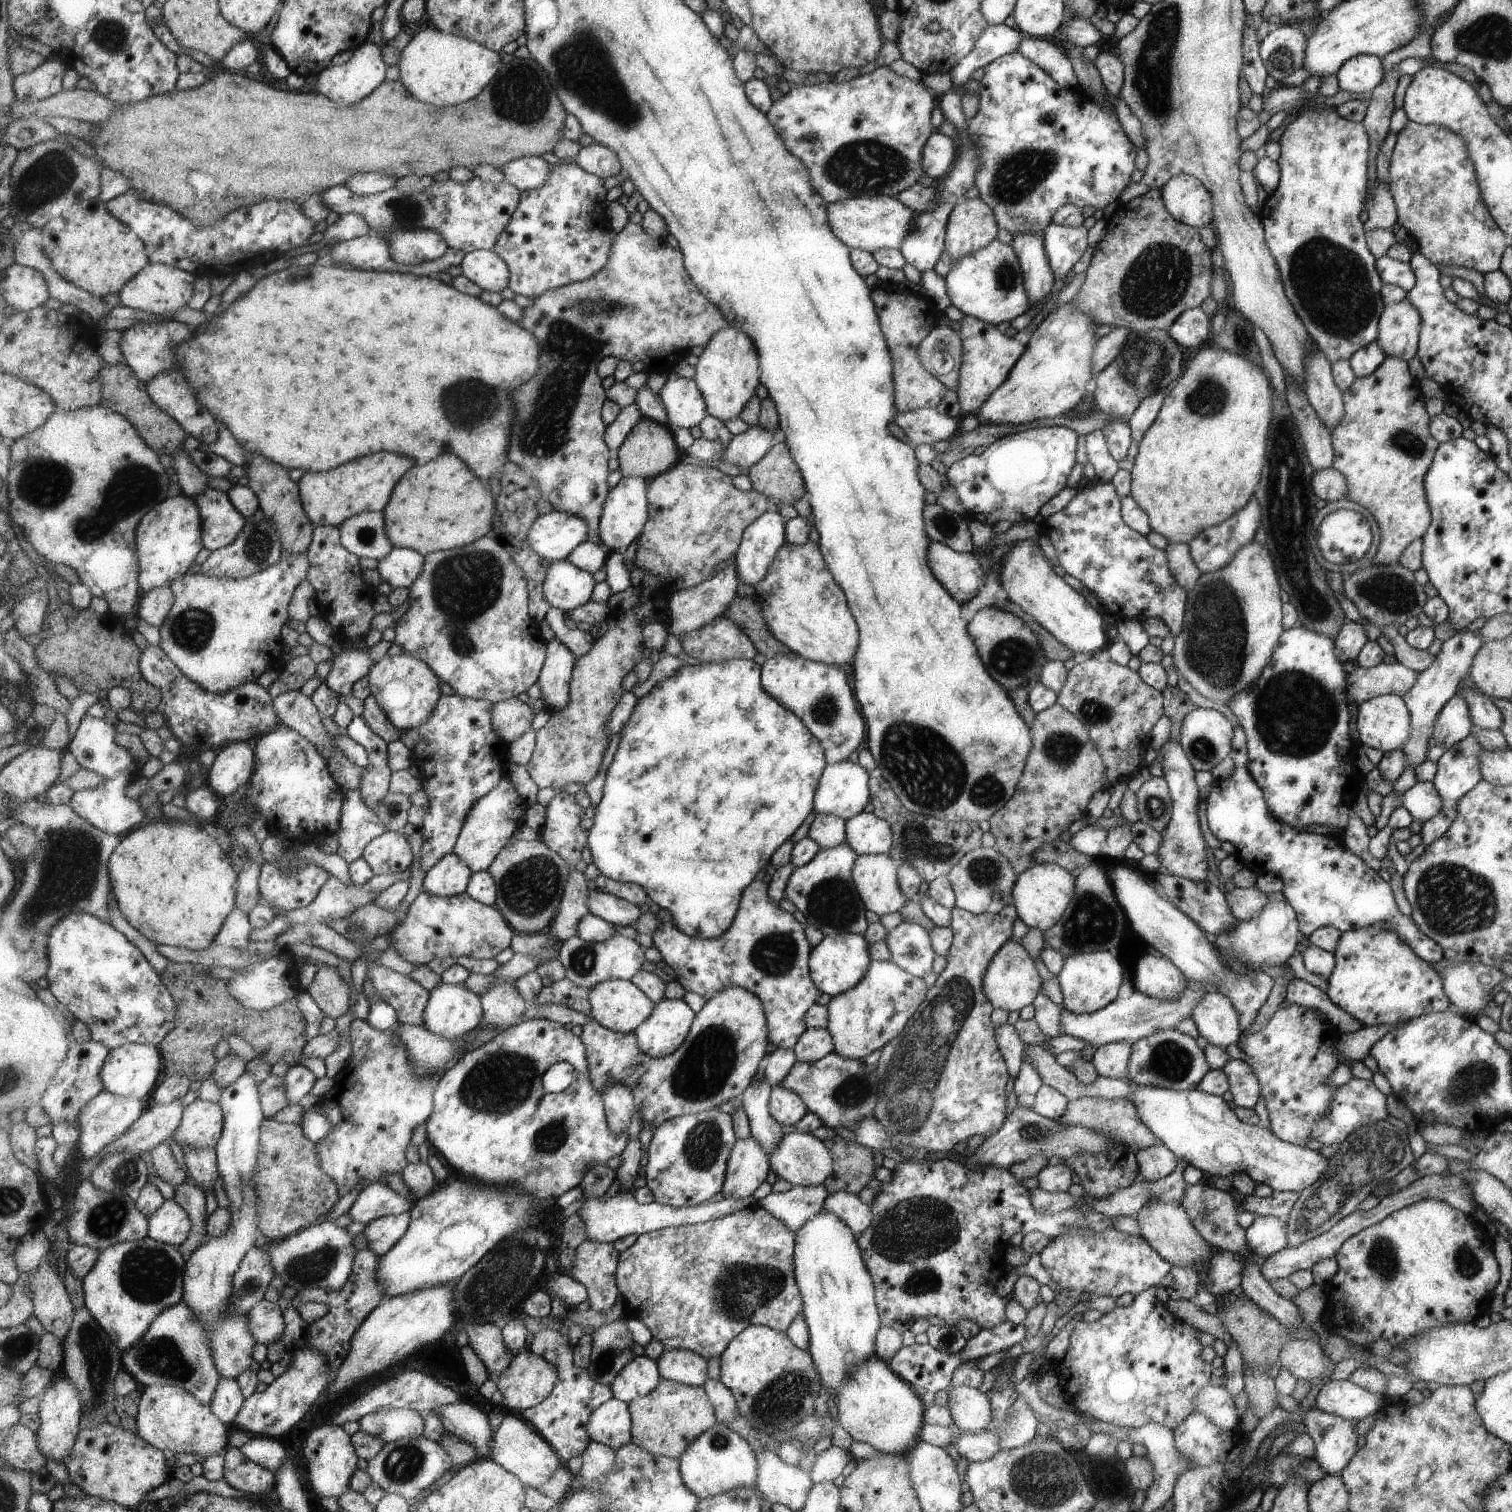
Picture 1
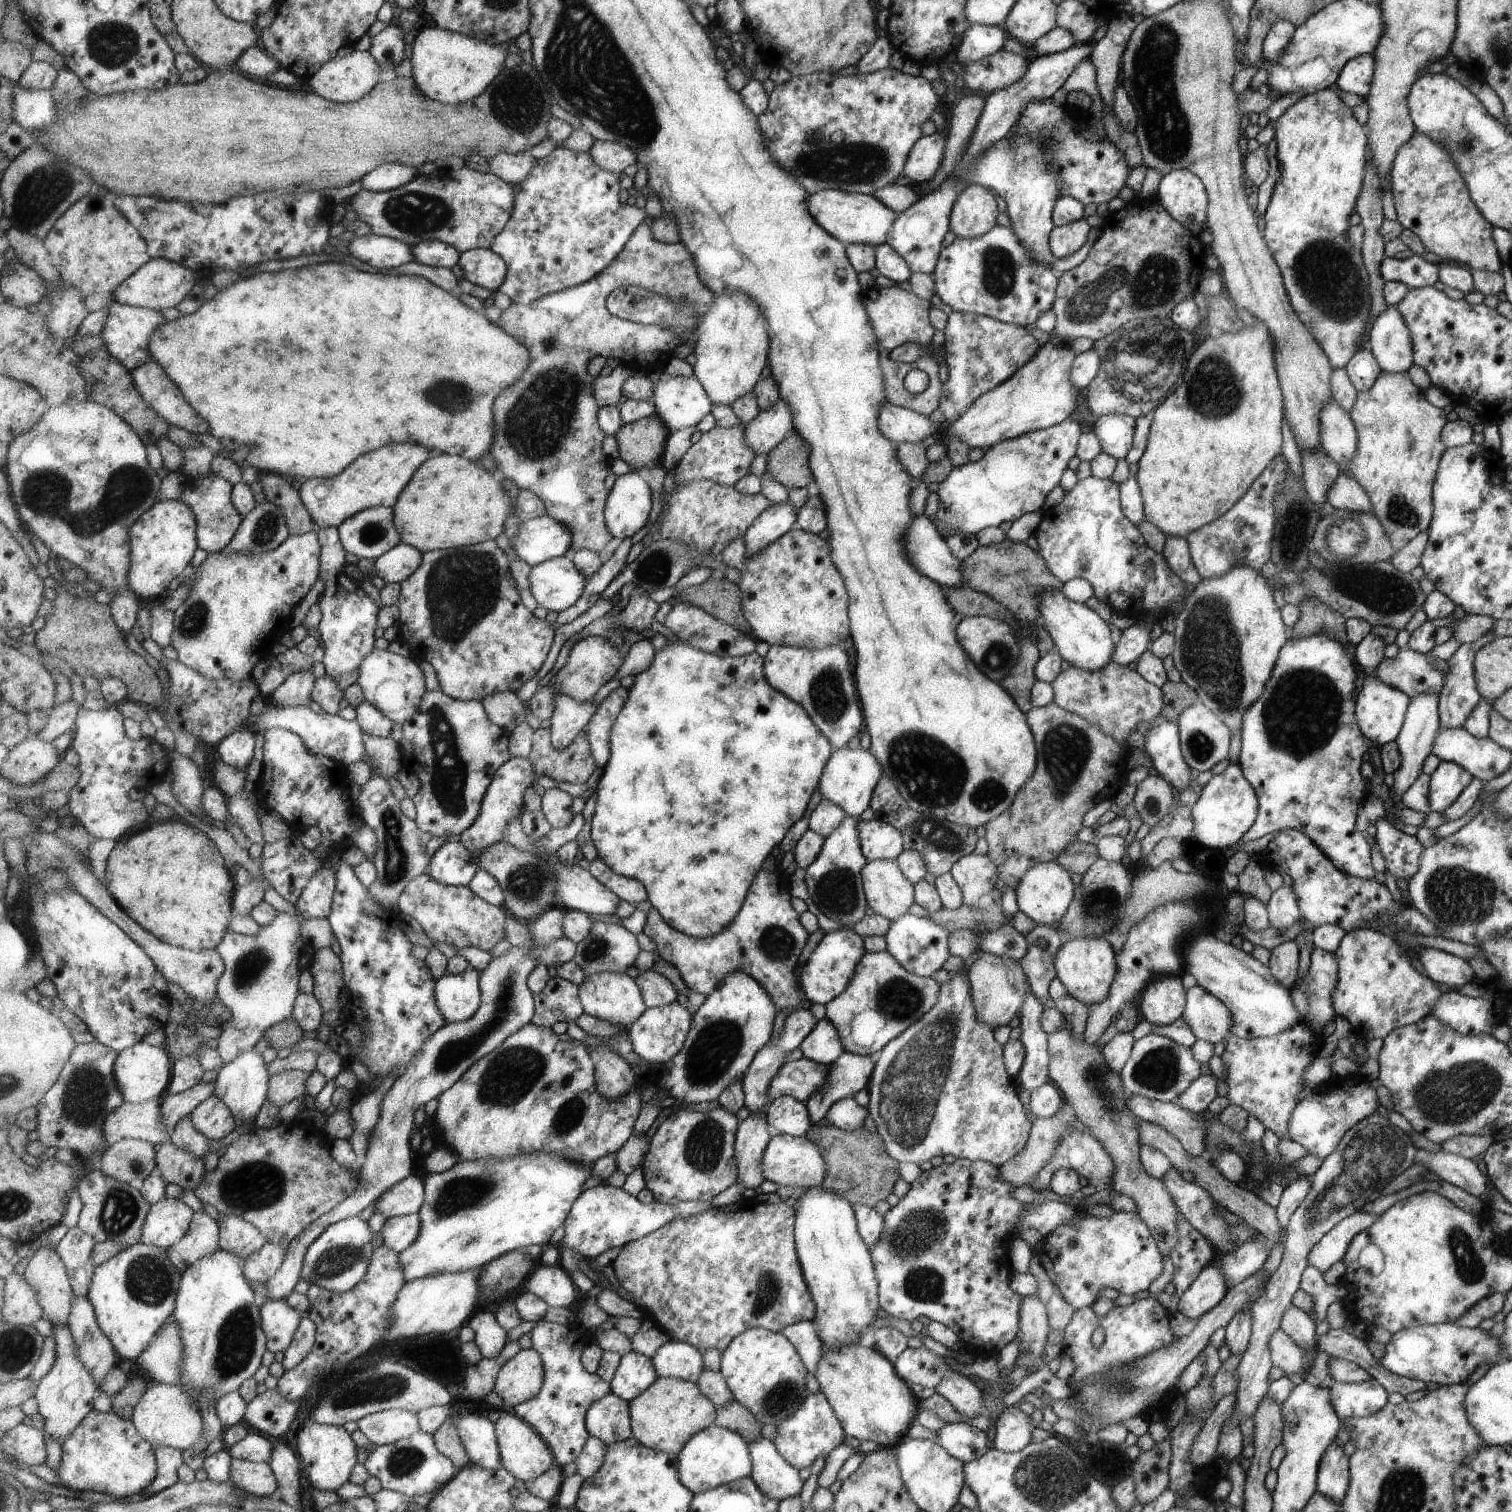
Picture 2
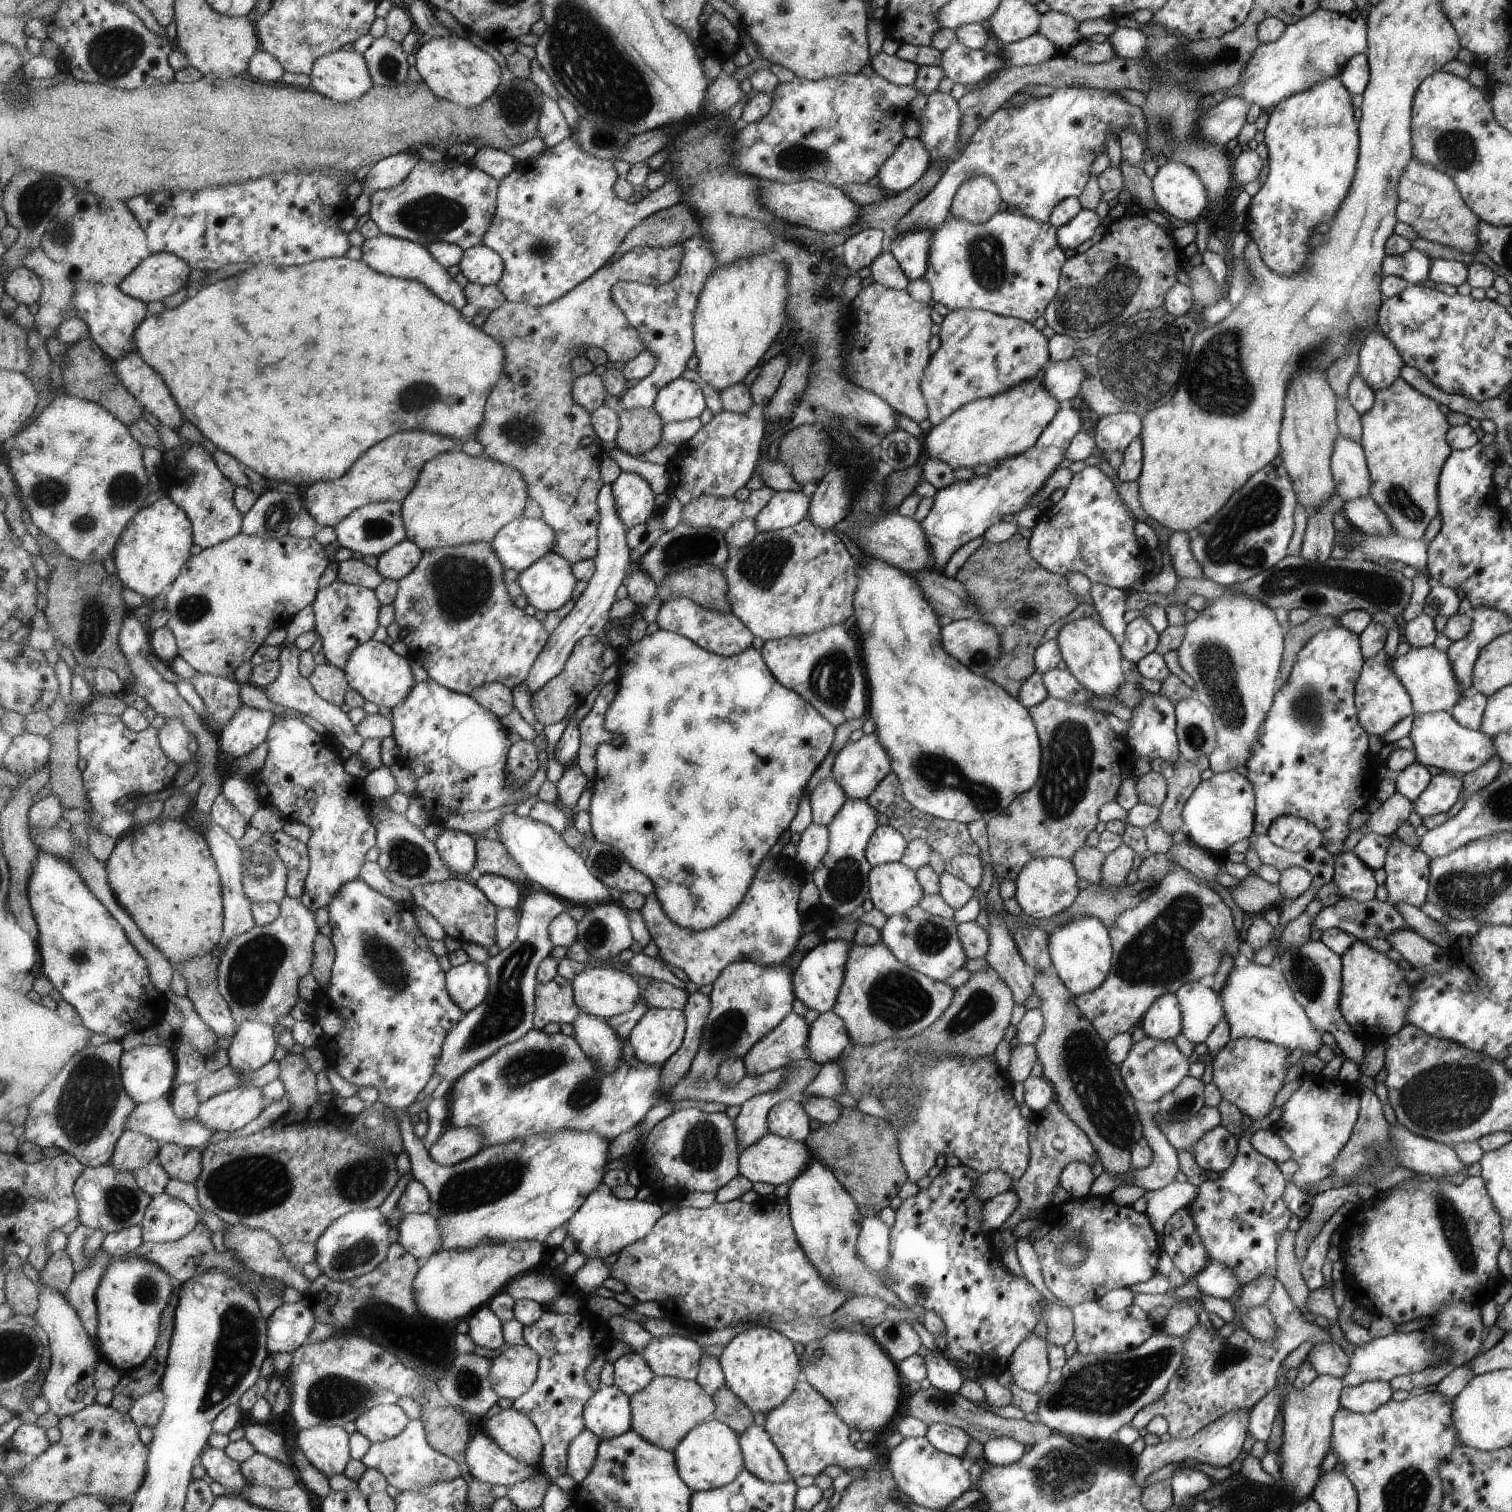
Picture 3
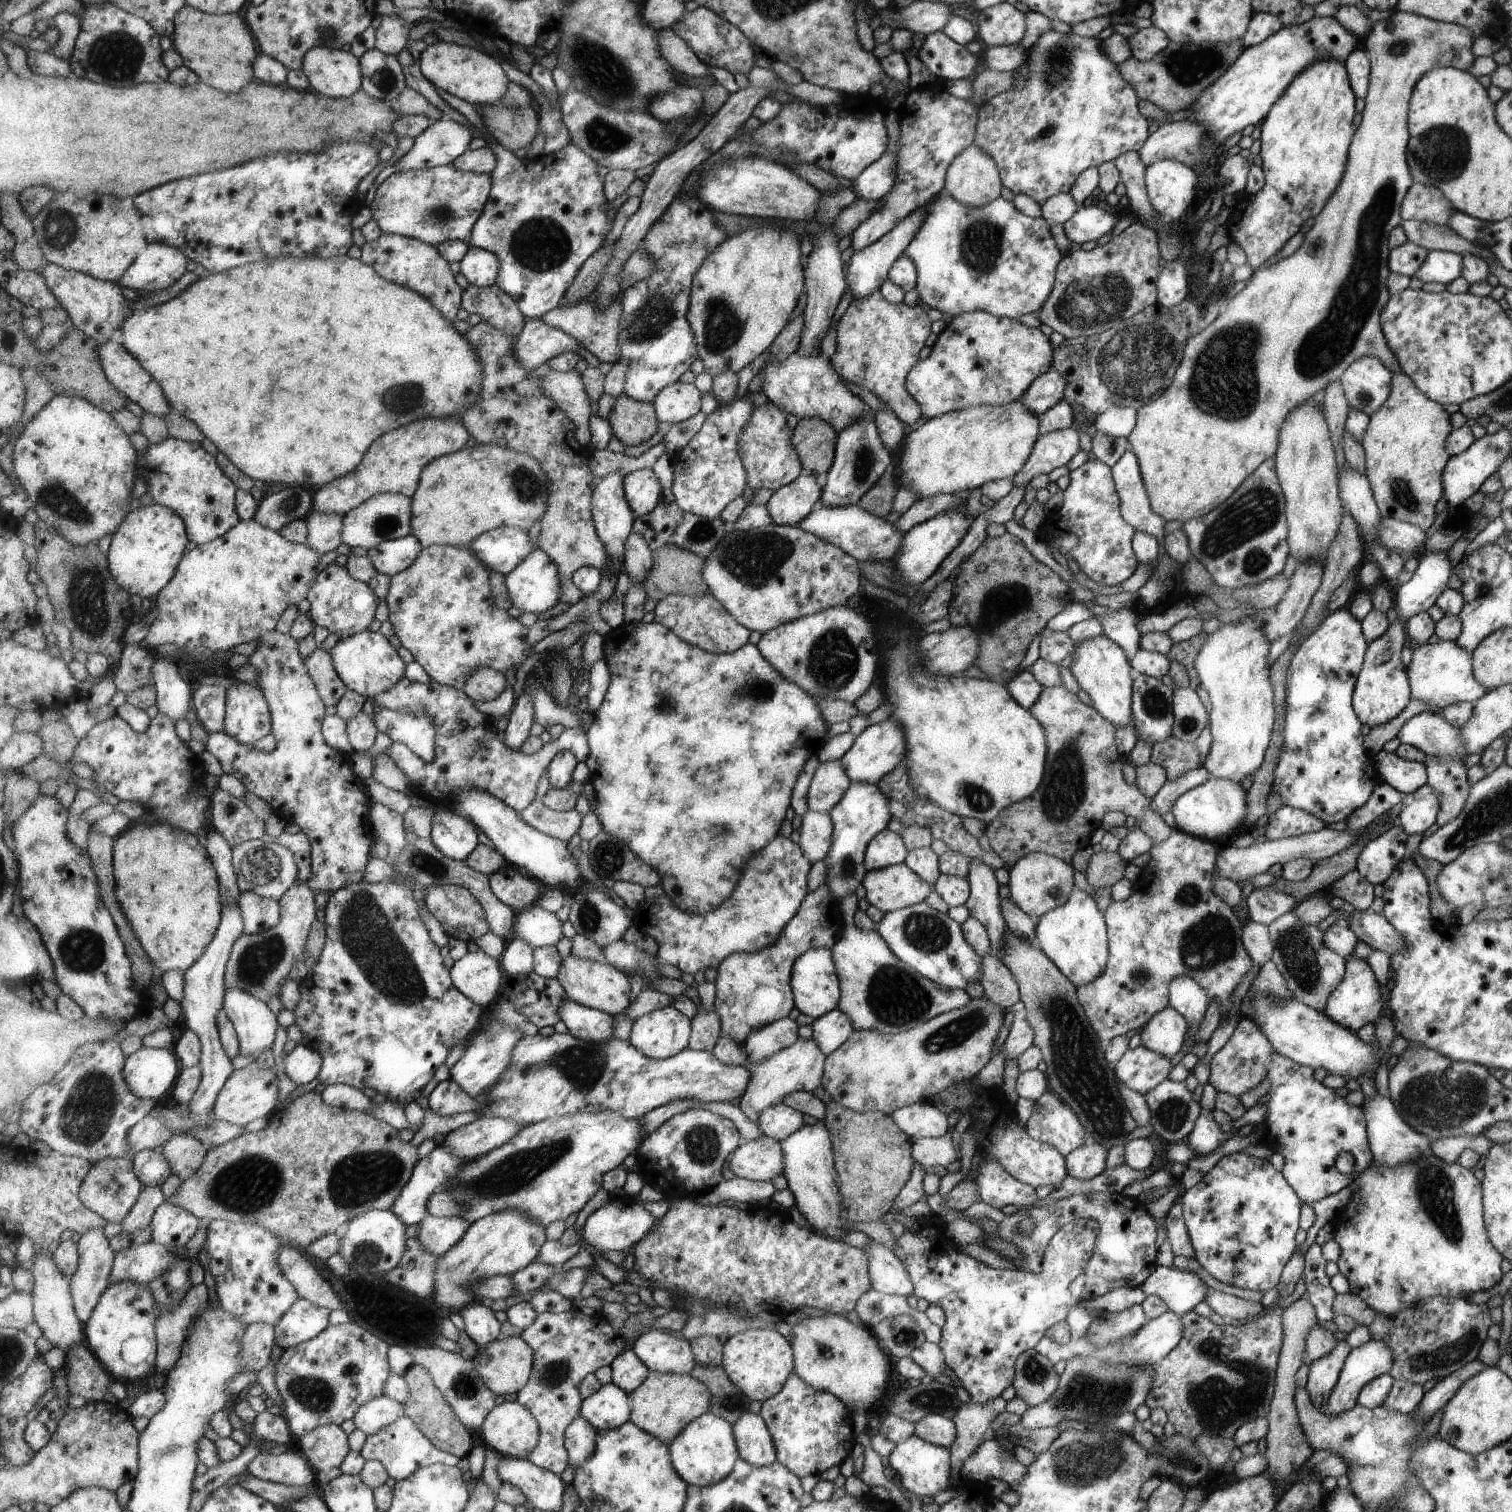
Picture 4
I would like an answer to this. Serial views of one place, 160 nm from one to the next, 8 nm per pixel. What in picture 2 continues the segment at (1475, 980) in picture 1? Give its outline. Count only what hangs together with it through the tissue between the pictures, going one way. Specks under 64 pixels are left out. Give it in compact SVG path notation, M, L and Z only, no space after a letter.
M1428 947L1420 948L1417 954L1425 974L1436 983L1457 991L1475 980L1473 969L1465 959Z

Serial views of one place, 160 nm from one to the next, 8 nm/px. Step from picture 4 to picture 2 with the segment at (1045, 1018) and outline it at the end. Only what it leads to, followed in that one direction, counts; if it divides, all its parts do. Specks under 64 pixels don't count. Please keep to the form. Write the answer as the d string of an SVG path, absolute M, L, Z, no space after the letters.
M1068 1024L1055 1031L1048 1033L1046 1040L1046 1049L1048 1052L1048 1078L1059 1090L1063 1102L1069 1104L1073 1114L1081 1122L1086 1132L1089 1132L1093 1138L1100 1142L1100 1145L1106 1149L1107 1154L1114 1162L1114 1174L1110 1179L1107 1188L1114 1195L1125 1195L1133 1200L1136 1206L1136 1212L1139 1218L1150 1229L1151 1236L1154 1237L1155 1244L1158 1245L1158 1251L1162 1256L1169 1256L1171 1250L1178 1244L1179 1232L1176 1231L1176 1208L1170 1192L1163 1184L1161 1179L1155 1179L1143 1168L1142 1161L1138 1152L1141 1150L1138 1141L1138 1120L1128 1108L1125 1108L1123 1101L1127 1094L1123 1092L1122 1081L1119 1073L1113 1072L1105 1063L1102 1052L1096 1048L1095 1044L1088 1045L1082 1039L1074 1041L1070 1036L1070 1027Z

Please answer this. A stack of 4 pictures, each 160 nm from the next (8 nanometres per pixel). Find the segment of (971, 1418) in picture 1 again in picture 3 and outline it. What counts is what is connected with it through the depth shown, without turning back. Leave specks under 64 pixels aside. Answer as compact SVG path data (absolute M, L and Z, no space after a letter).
M929 1351L929 1354L924 1357L926 1378L929 1380L931 1387L946 1393L958 1394L957 1390L959 1390L959 1386L963 1384L964 1380L953 1364L943 1354L940 1353L940 1355L939 1352Z

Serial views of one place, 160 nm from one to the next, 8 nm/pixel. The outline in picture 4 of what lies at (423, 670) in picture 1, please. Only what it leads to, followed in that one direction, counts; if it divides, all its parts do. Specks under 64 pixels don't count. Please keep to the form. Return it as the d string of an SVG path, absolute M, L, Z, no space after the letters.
M370 628L357 635L339 640L331 650L334 665L349 691L355 691L369 699L375 699L390 691L405 678L406 662L389 637Z

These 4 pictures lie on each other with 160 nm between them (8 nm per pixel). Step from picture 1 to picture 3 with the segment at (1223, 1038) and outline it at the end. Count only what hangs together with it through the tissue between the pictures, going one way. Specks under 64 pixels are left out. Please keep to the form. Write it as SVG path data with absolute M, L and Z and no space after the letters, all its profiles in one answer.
M1198 981L1183 983L1174 995L1178 997L1182 1015L1182 1030L1179 1033L1194 1045L1204 1042L1225 1016L1218 995L1214 989Z

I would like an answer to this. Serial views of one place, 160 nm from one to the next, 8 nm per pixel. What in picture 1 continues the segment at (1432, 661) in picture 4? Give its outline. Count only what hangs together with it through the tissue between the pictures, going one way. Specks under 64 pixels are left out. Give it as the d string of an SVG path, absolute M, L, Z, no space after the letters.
M1397 661L1391 664L1379 663L1372 667L1356 665L1346 676L1346 701L1359 706L1366 700L1379 695L1403 696L1411 687L1418 673Z

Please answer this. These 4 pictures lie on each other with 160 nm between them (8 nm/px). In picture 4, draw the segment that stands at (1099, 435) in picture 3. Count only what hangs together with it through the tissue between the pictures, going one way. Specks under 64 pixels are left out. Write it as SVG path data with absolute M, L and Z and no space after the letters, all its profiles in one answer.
M1114 405L1095 418L1095 431L1113 438L1127 438L1135 426L1136 410L1129 406Z

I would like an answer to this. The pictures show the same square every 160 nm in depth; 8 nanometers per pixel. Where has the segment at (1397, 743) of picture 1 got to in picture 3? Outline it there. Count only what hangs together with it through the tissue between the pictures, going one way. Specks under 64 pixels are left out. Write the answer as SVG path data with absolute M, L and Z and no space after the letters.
M1383 650L1374 657L1367 659L1358 676L1358 682L1354 686L1355 706L1358 710L1358 723L1367 732L1376 734L1379 738L1390 731L1399 720L1413 713L1413 704L1410 693L1402 685L1392 668L1393 659Z

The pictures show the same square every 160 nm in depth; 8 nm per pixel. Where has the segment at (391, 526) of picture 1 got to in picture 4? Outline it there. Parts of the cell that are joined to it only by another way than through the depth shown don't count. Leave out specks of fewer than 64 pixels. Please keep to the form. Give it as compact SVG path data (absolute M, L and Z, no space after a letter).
M478 443L473 448L463 448L432 460L422 472L417 492L412 496L412 534L424 547L450 545L467 547L481 534L495 528L511 526L529 530L537 520L547 514L551 496L551 478L537 458L500 445Z

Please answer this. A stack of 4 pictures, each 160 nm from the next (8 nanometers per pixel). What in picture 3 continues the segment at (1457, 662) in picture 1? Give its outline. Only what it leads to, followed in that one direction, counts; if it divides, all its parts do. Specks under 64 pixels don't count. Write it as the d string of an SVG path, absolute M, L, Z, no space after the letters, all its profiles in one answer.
M1394 791L1384 802L1382 806L1370 813L1370 818L1365 828L1360 828L1362 835L1375 833L1376 835L1393 835L1395 829L1406 821L1412 810L1412 802L1405 796Z

